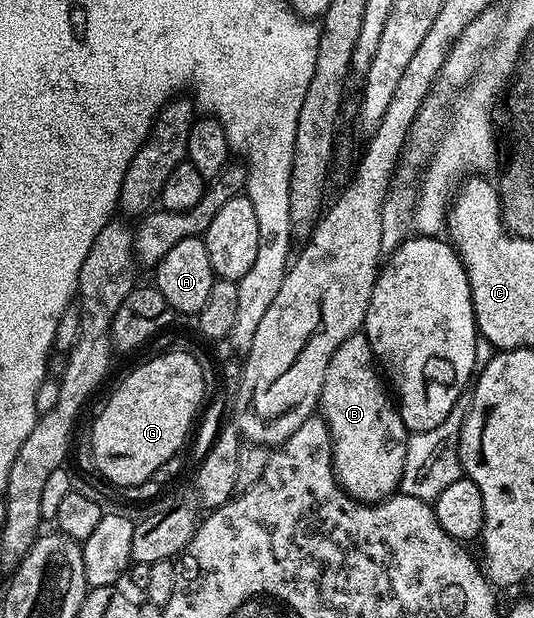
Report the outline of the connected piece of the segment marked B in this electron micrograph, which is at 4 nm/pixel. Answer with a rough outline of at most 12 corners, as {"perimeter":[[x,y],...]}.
{"perimeter":[[367,334],[333,351],[319,409],[356,501],[399,489],[409,434]]}

